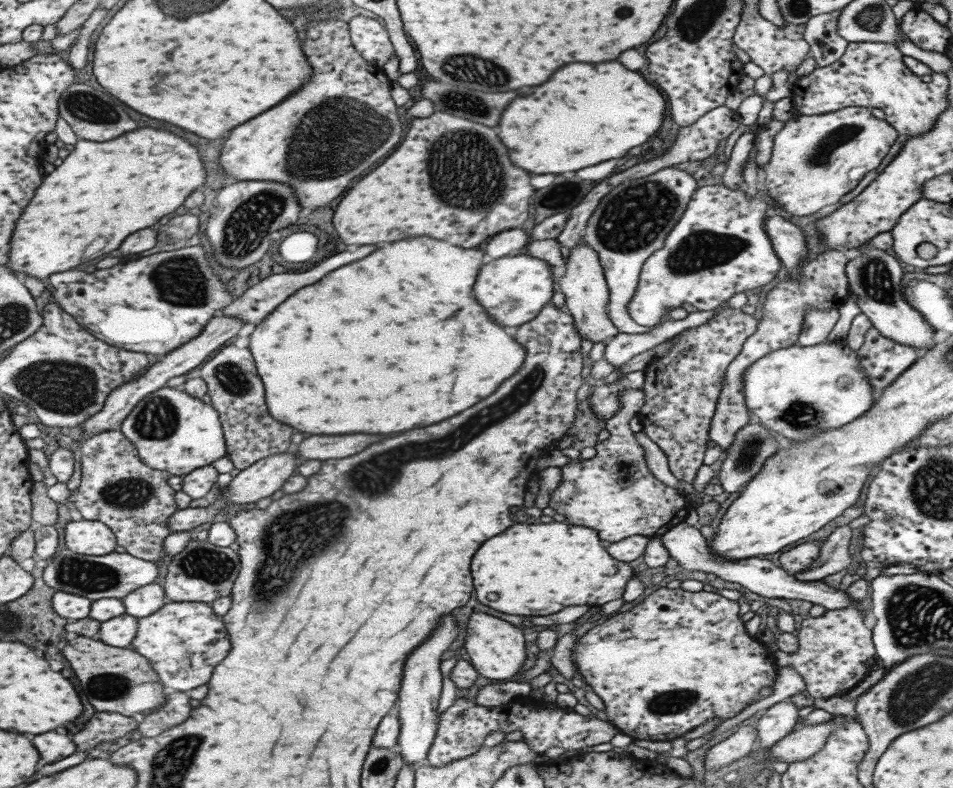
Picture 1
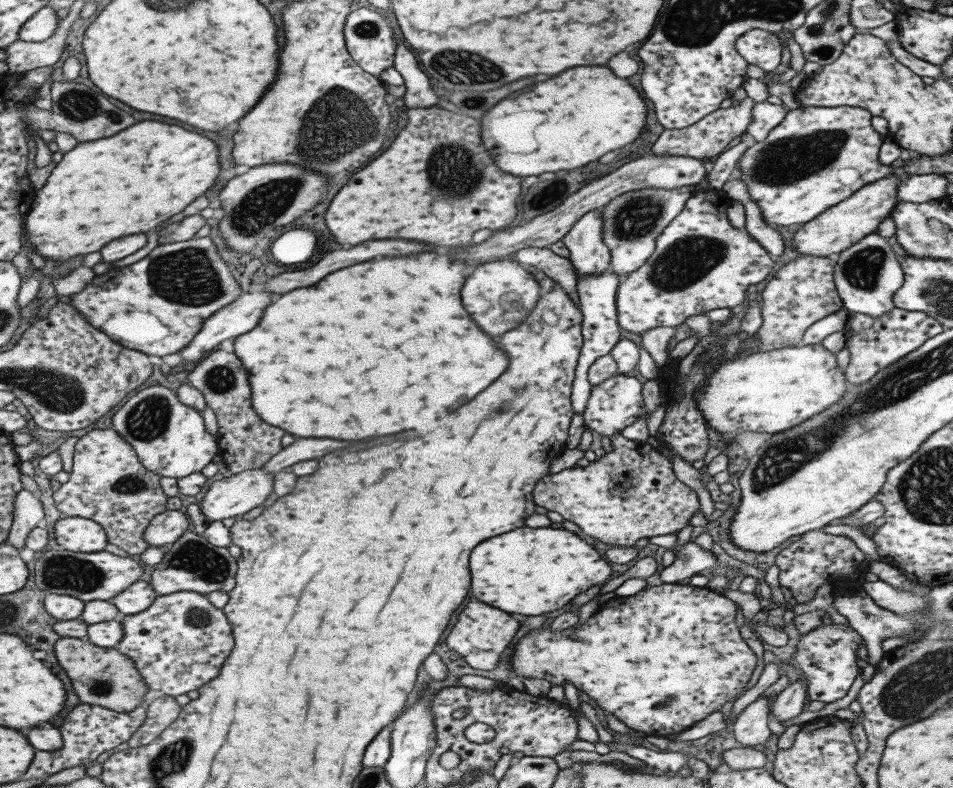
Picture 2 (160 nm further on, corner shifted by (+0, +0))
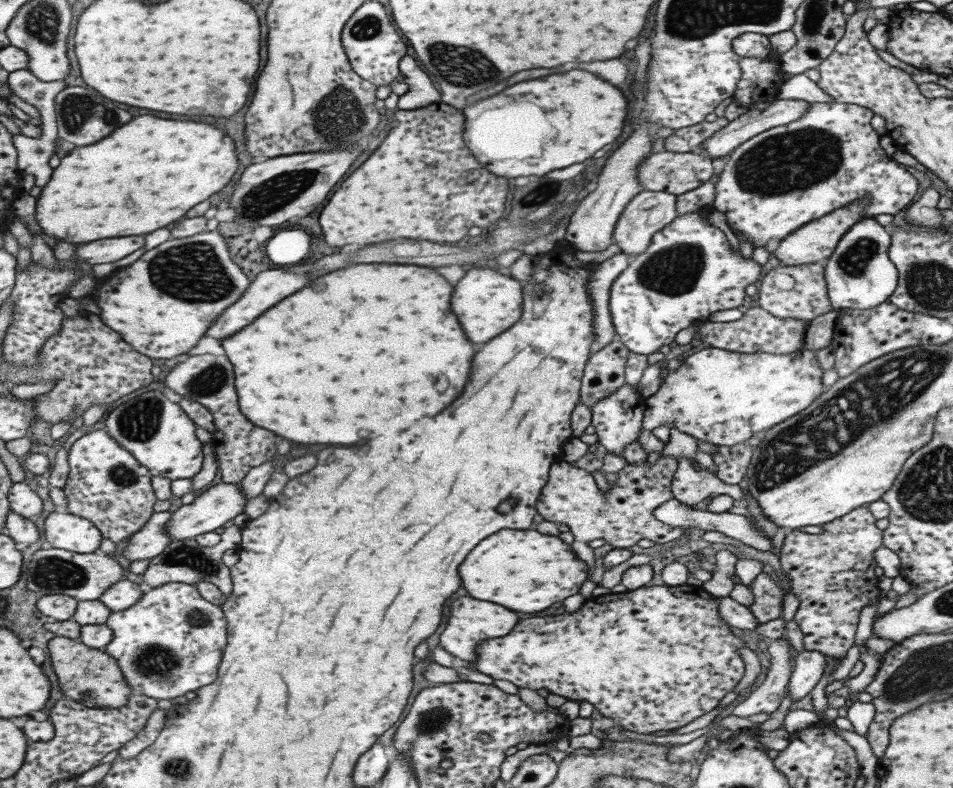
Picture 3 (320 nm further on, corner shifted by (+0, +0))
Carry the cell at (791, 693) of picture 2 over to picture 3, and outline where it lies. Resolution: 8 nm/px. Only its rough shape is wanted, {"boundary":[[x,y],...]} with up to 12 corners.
{"boundary":[[817,651],[794,656],[786,692],[803,698],[817,684],[826,656]]}

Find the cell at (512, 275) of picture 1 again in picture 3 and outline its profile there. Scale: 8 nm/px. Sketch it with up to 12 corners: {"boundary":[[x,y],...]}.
{"boundary":[[493,265],[469,269],[451,312],[473,344],[515,324],[523,284]]}

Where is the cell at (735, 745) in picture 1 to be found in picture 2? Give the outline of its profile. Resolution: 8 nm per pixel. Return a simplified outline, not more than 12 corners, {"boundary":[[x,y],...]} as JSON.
{"boundary":[[759,695],[736,716],[735,742],[763,745],[771,732],[767,696]]}

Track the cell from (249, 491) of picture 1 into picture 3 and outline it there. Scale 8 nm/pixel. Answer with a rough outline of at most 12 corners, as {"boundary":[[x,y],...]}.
{"boundary":[[217,483],[173,511],[165,532],[185,540],[224,526],[248,499]]}

